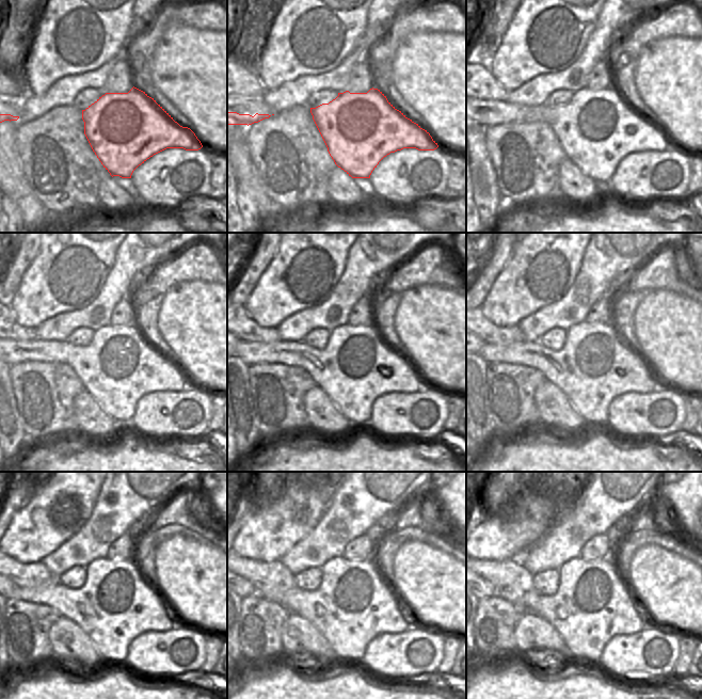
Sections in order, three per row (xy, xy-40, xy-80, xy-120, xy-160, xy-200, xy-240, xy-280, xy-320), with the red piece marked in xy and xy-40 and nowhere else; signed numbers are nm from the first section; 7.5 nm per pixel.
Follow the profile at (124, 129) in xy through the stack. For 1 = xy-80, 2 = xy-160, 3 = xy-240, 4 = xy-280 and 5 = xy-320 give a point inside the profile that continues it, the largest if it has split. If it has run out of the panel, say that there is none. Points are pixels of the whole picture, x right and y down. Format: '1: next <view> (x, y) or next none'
1: next xy-80 (596, 129)
2: next xy-160 (356, 366)
3: next xy-240 (115, 604)
4: next xy-280 (352, 605)
5: next xy-320 (592, 604)

